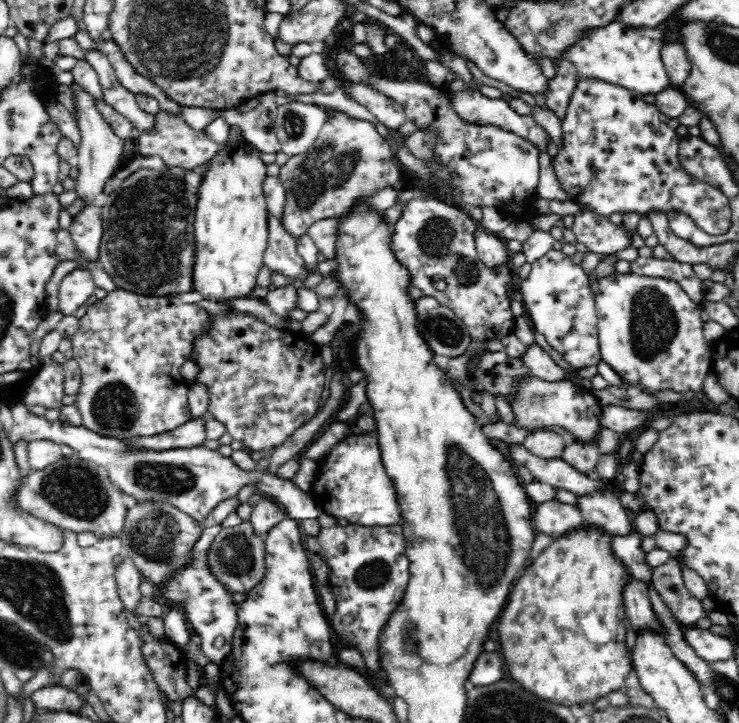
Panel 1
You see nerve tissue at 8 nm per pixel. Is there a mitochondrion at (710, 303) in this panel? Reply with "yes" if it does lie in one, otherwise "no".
no

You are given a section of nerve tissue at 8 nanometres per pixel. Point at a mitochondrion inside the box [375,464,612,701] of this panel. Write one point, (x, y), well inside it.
(407, 638)

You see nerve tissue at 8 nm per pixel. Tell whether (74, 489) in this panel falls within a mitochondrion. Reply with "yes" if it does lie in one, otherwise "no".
yes

